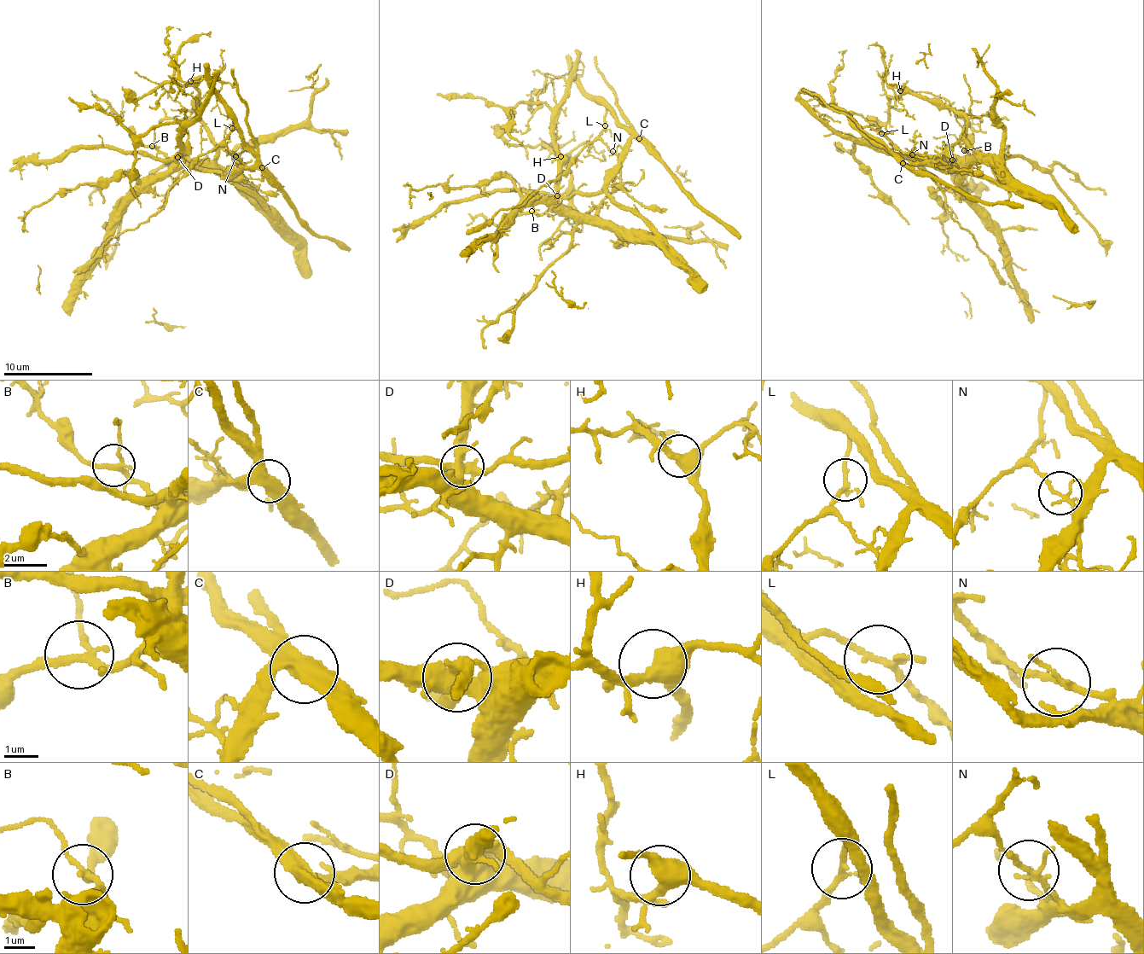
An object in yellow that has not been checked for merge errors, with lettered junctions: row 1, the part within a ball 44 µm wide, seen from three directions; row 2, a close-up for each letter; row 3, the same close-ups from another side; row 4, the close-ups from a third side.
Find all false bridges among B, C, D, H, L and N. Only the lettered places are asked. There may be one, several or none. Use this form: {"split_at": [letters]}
{"split_at": ["C", "D", "N"]}

